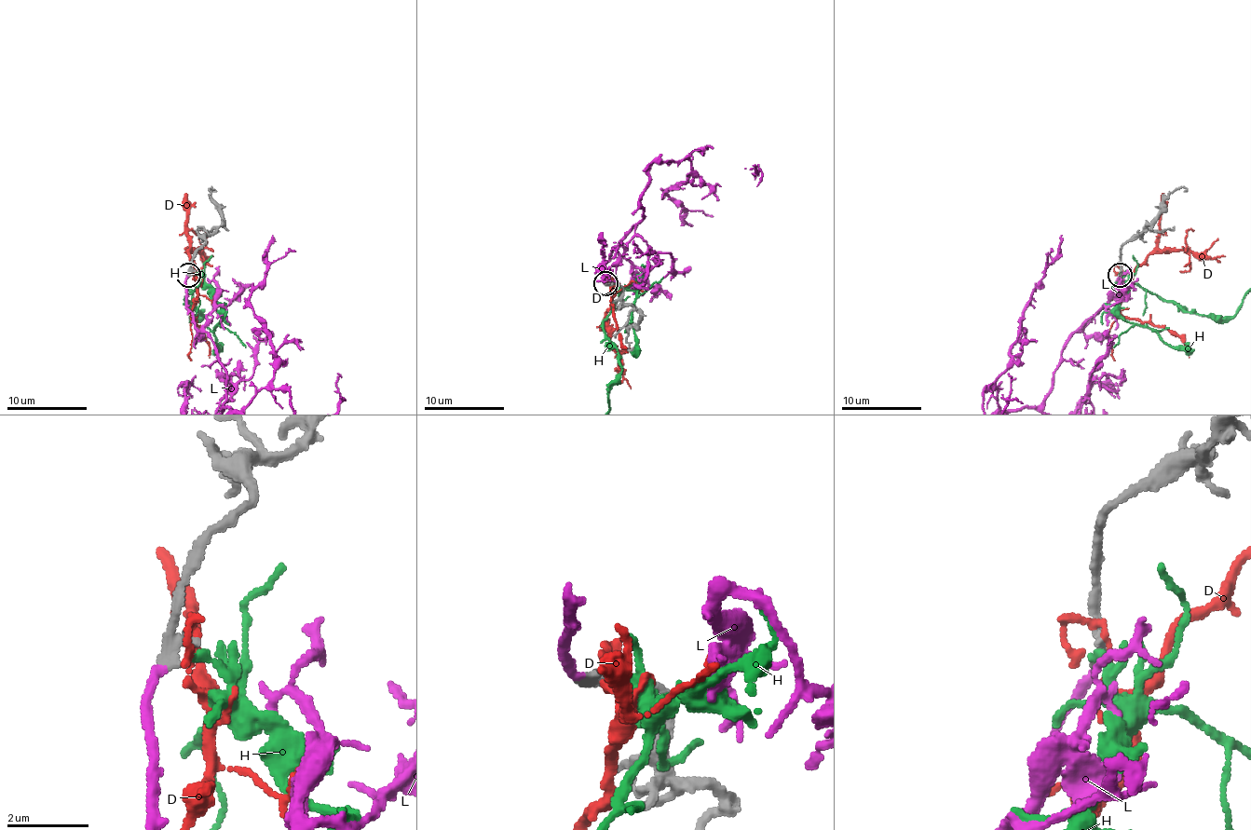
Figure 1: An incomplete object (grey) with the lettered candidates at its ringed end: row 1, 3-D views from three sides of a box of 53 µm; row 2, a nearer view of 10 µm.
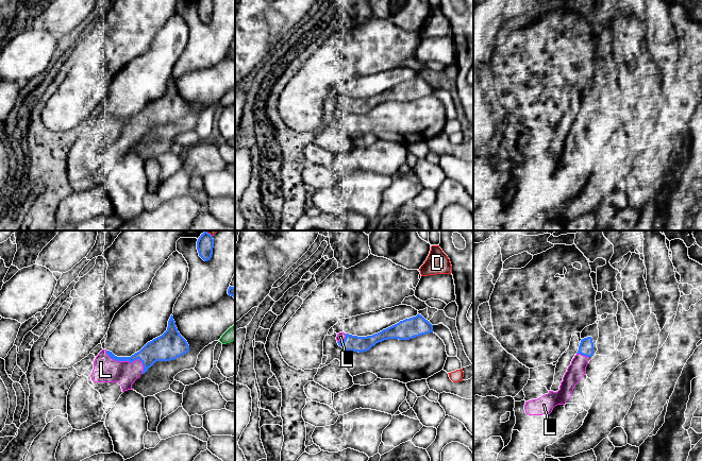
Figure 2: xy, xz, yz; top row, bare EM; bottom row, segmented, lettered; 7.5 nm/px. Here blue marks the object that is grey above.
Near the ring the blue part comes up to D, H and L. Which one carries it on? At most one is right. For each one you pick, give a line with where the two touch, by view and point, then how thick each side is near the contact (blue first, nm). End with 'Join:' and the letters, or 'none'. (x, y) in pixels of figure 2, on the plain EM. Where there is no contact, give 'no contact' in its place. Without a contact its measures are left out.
L: contact xy (129, 122); calibres 180 and 190 nm
Join: L

